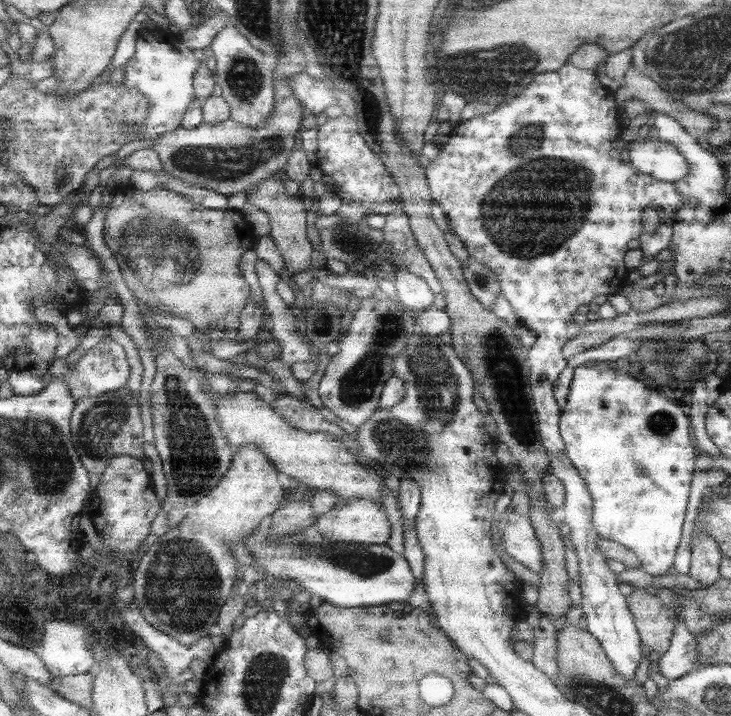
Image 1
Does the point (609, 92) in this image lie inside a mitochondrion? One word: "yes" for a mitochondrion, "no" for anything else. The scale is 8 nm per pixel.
no

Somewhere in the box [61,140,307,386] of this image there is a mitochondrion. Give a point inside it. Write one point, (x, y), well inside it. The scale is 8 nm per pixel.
(163, 247)

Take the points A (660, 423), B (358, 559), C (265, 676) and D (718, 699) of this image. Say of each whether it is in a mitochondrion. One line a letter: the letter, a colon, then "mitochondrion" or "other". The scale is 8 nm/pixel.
A: mitochondrion
B: mitochondrion
C: mitochondrion
D: mitochondrion

